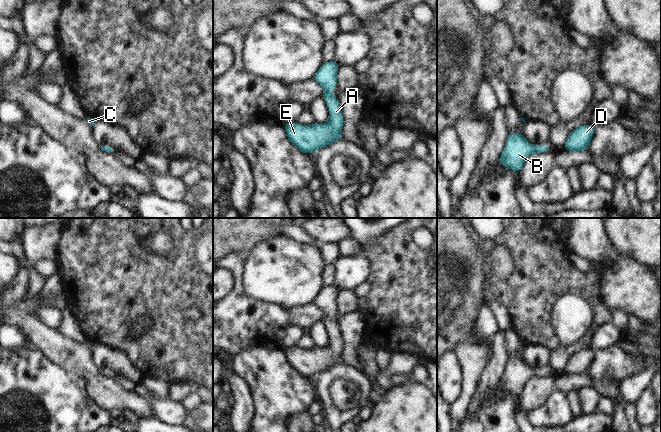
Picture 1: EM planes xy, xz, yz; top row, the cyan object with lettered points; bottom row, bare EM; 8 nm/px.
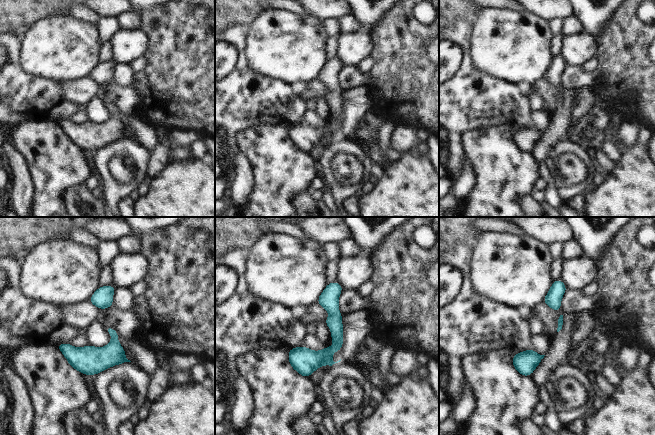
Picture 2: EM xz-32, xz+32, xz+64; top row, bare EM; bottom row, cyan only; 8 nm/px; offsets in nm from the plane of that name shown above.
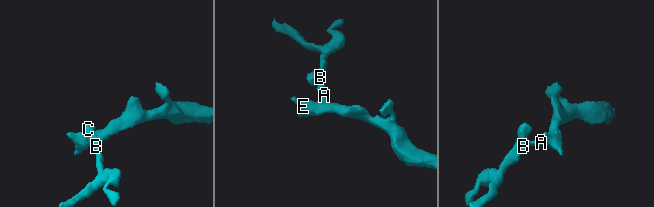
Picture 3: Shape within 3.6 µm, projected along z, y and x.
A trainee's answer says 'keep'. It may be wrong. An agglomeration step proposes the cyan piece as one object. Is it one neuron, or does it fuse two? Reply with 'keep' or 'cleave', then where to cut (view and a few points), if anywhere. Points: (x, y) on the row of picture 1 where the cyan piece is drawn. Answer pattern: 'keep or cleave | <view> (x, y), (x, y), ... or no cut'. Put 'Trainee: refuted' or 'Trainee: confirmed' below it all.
keep | no cut
Trainee: confirmed

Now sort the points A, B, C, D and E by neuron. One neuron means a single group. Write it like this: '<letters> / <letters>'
A B C D E

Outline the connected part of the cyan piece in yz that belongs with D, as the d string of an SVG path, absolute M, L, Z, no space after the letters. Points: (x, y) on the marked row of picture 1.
M591 124L577 127L569 133L562 149L567 151L586 151L594 131L595 128Z

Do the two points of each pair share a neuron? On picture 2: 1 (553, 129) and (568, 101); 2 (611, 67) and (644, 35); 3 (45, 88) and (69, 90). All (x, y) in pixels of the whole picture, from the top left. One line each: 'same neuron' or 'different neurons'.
1: same neuron
2: same neuron
3: different neurons

